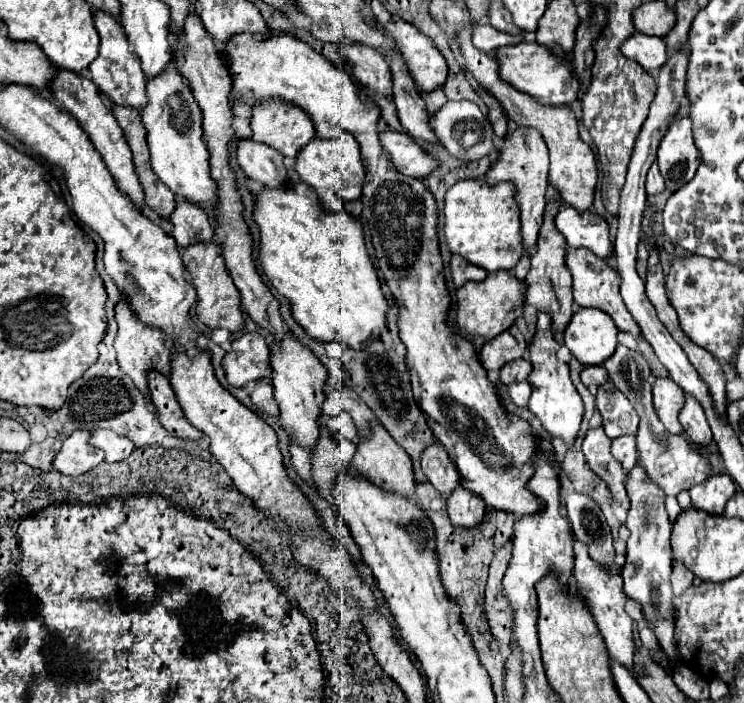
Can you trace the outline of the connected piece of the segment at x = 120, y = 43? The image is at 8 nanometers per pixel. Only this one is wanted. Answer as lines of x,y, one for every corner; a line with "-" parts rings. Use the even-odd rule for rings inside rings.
95,11
95,29
101,37
101,47
99,47
99,55
97,59
91,61
89,71
93,73
93,83
117,105
133,105
137,109
143,109
143,105
147,103
145,99
145,75
141,71
141,63
139,57
135,57
133,47
127,41
127,35
123,31
121,19
113,17
105,11

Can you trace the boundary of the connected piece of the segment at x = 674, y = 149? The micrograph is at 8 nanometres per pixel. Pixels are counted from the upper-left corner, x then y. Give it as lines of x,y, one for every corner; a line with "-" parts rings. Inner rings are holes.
689,119
675,121
667,129
657,151
657,165
665,181
665,189
675,193
679,187
691,181
699,163
701,155
693,143
691,121

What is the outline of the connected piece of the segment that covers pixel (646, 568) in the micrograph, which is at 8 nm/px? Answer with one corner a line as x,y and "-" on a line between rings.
635,465
625,481
627,495
629,495
629,511
625,519
625,527
629,529
627,539
627,559
623,565
623,581
625,581
625,595
639,601
643,607
645,617
663,619
673,611
673,591
669,583
671,575
671,521
665,511
665,493
663,489
649,479
641,465

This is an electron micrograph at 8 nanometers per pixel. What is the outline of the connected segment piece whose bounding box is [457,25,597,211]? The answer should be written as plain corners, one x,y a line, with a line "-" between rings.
471,25
463,31
457,33
457,45
459,51
463,53
467,65
465,71
479,83
483,85
493,97
497,97
501,101
501,107
505,109
509,121
513,121
517,127
535,127
537,131
543,133
543,139
549,147
549,157
551,157
551,171
549,171
549,183
561,193
561,199
571,205
577,211
587,211
593,203
593,195
595,195
595,185
597,185
597,161
595,155
591,151
591,147
579,137
577,131
577,117
571,111
569,105
541,105
535,97
525,95
521,91
517,91
515,87
511,87
509,83
499,79
499,71
497,71
497,61
493,55
487,55
483,51
479,51
477,47
473,47
471,43

